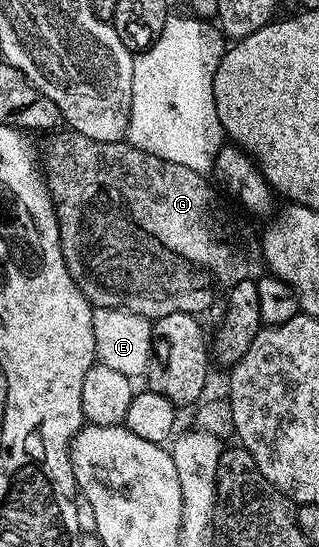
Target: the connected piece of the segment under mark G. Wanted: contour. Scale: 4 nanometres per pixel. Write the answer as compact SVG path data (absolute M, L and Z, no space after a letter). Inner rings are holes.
M62 130L54 135L49 137L51 140L47 142L46 148L44 144L40 163L56 210L60 246L64 254L64 262L68 266L68 274L74 279L76 286L80 286L83 294L90 299L94 308L119 308L125 312L140 314L151 322L164 318L168 314L181 312L199 314L209 306L218 293L229 293L231 288L235 288L237 284L245 280L257 281L258 277L267 271L266 259L262 257L262 242L259 233L253 232L232 209L222 205L223 197L219 189L213 183L210 185L203 173L188 170L188 166L176 166L176 162L168 162L164 158L156 158L144 150L133 148L128 142L117 144L96 142L92 138L84 138L84 134L69 130Z

